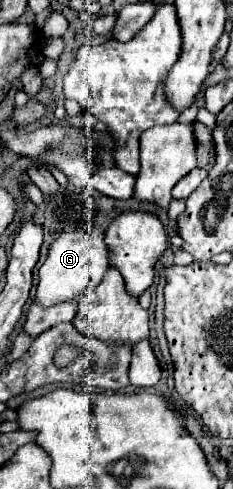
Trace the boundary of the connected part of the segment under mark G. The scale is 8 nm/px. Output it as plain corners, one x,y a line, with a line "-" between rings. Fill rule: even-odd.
83,230
61,234
49,248
47,260
39,270
39,286
35,302
39,306
53,306
57,302
67,302
79,298
85,290
95,290
109,268
109,252
105,248
103,232
93,230
91,234

